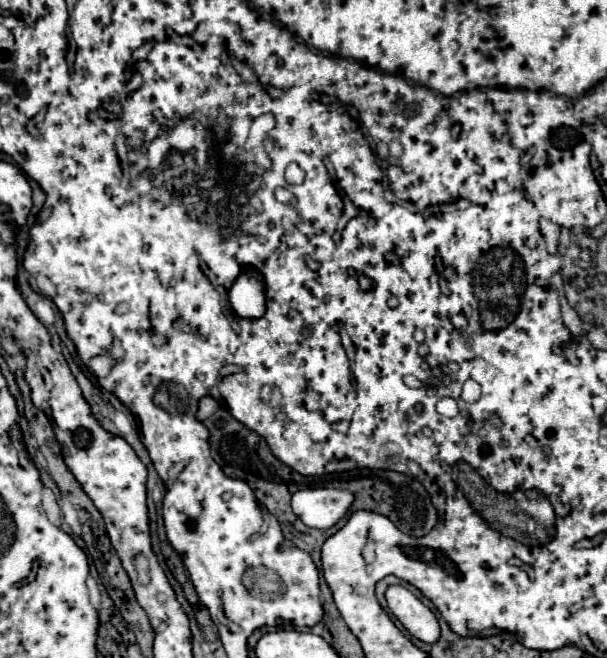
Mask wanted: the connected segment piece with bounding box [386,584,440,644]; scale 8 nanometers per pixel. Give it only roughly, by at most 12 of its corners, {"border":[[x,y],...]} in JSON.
{"border":[[408,588],[386,590],[390,612],[422,642],[436,642],[434,612]]}

